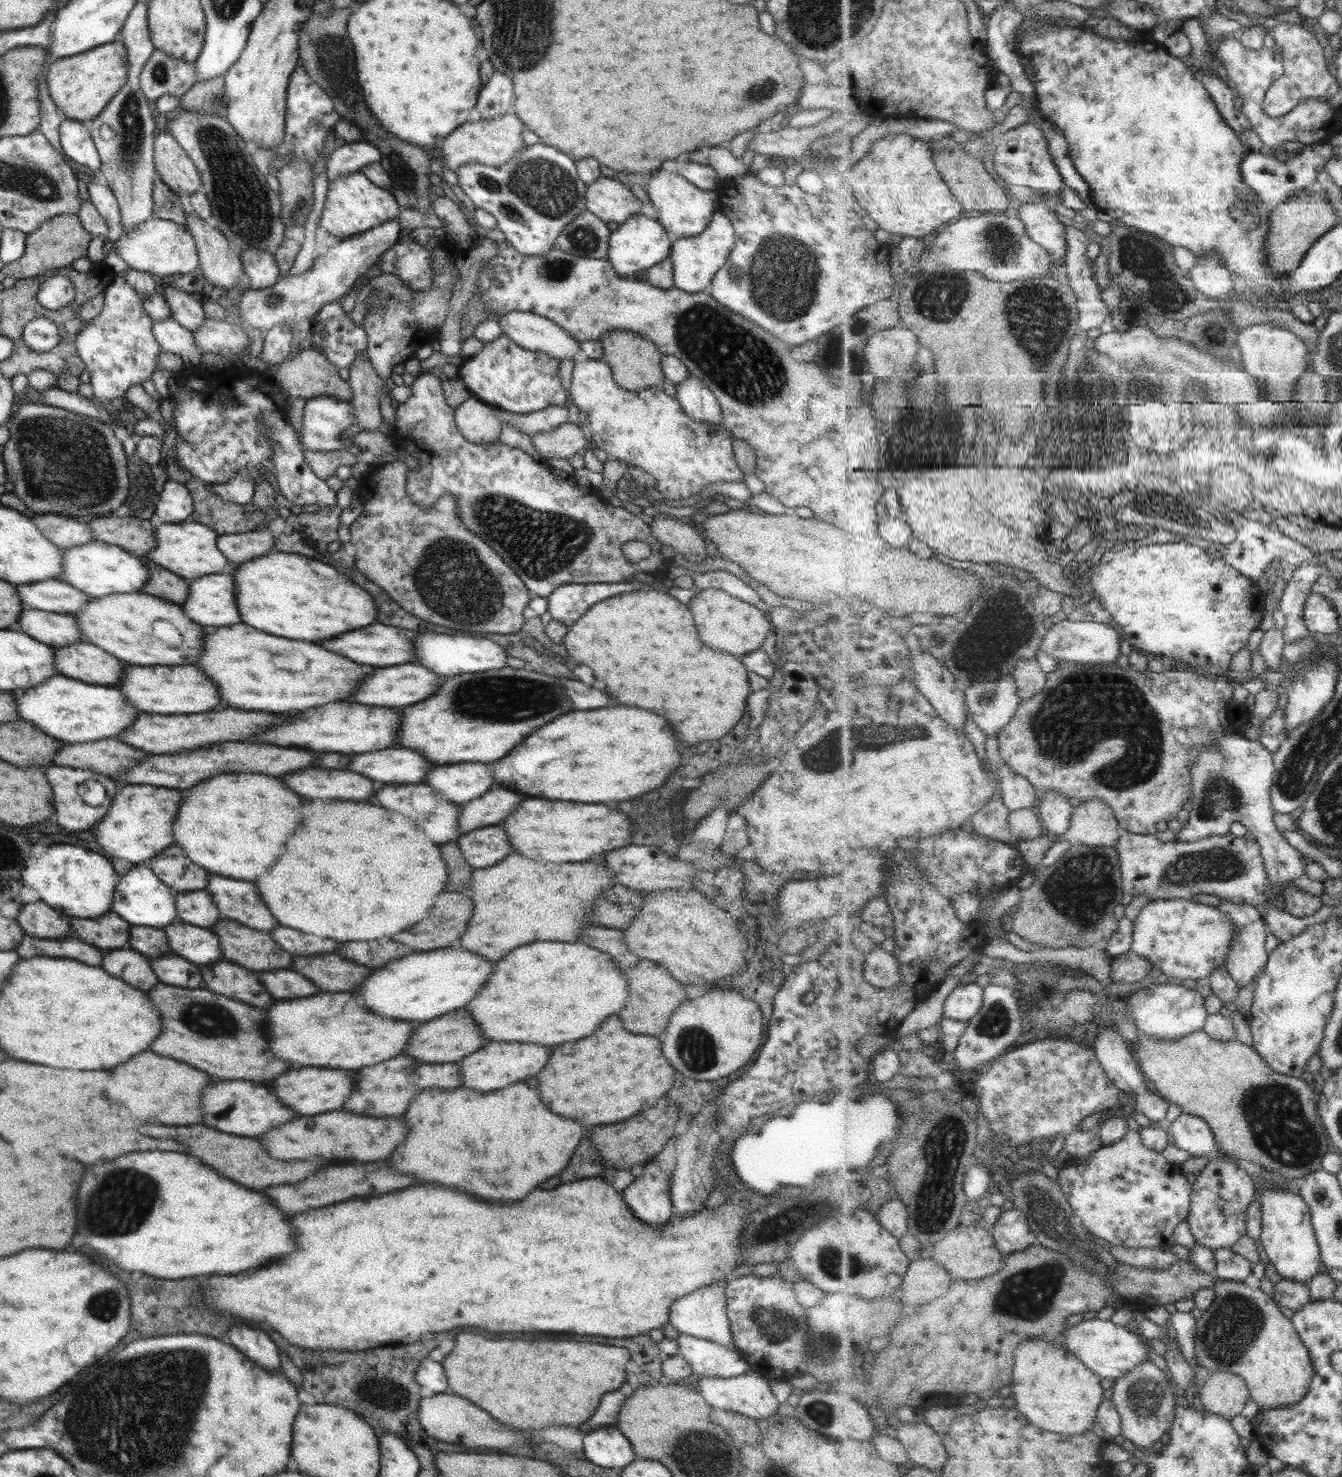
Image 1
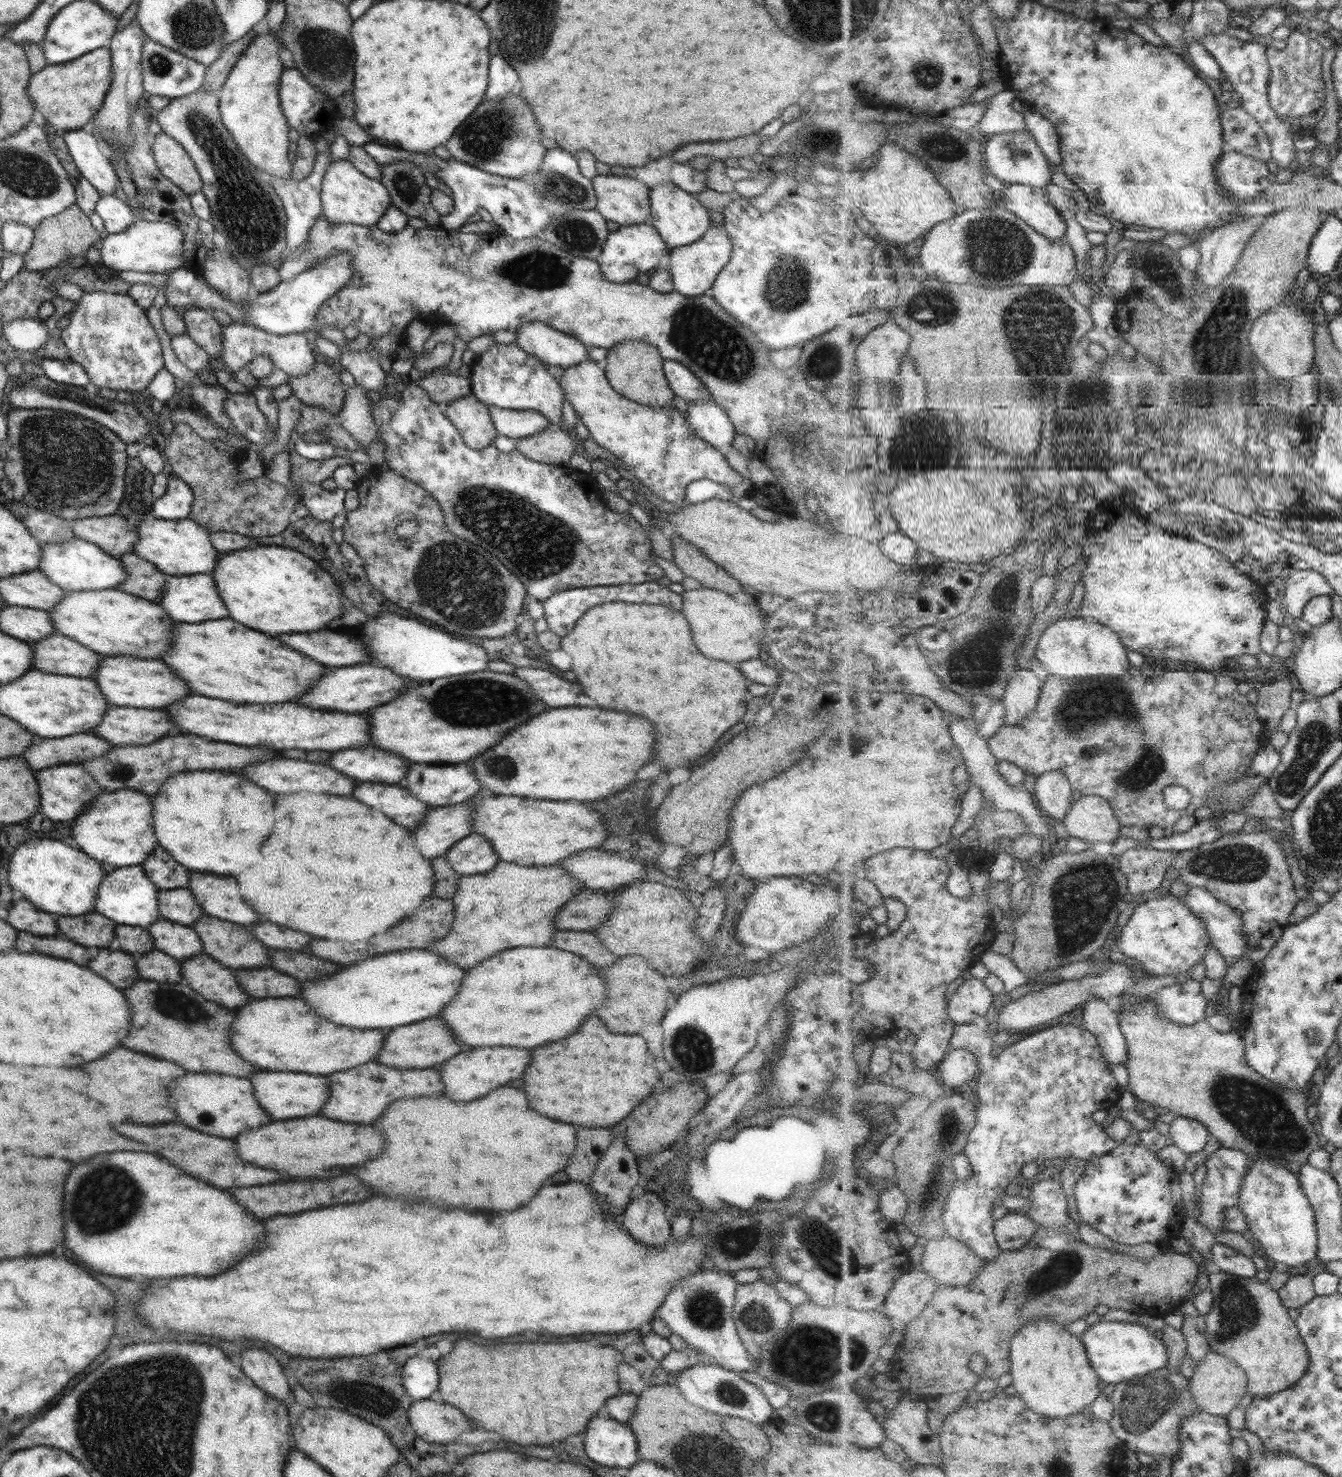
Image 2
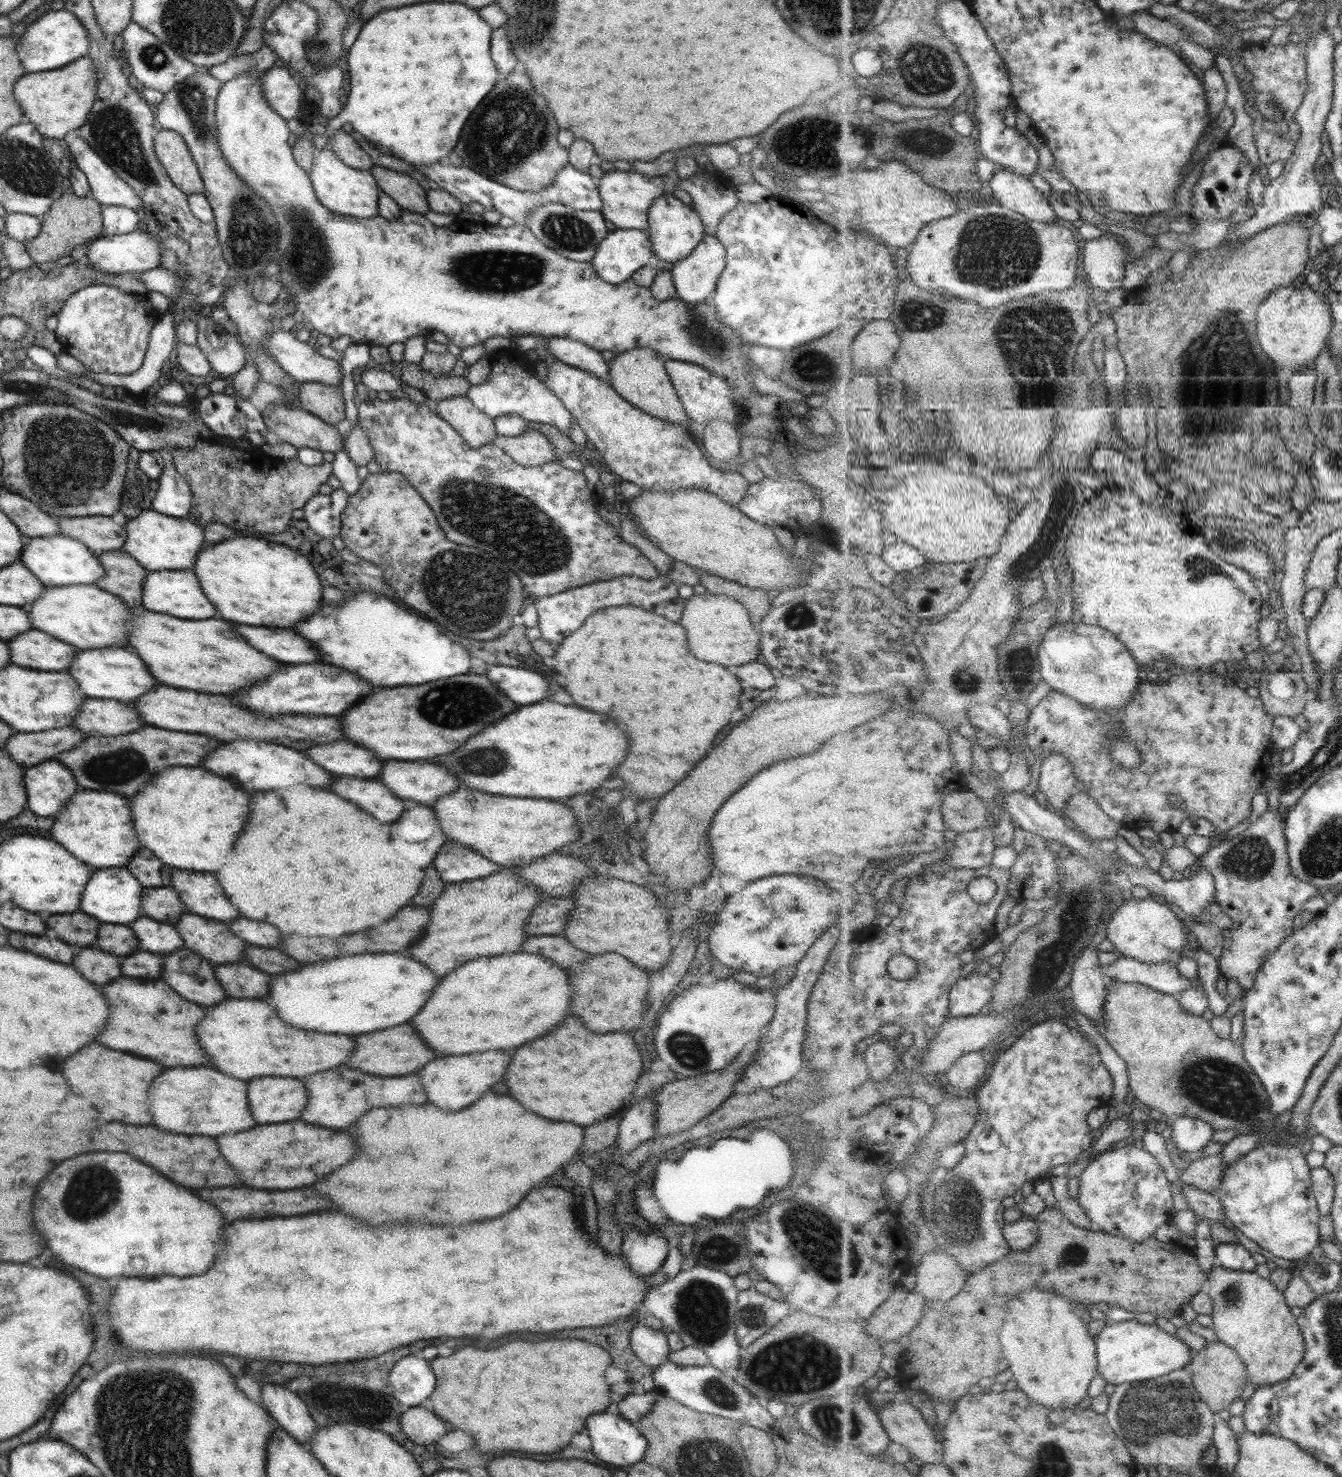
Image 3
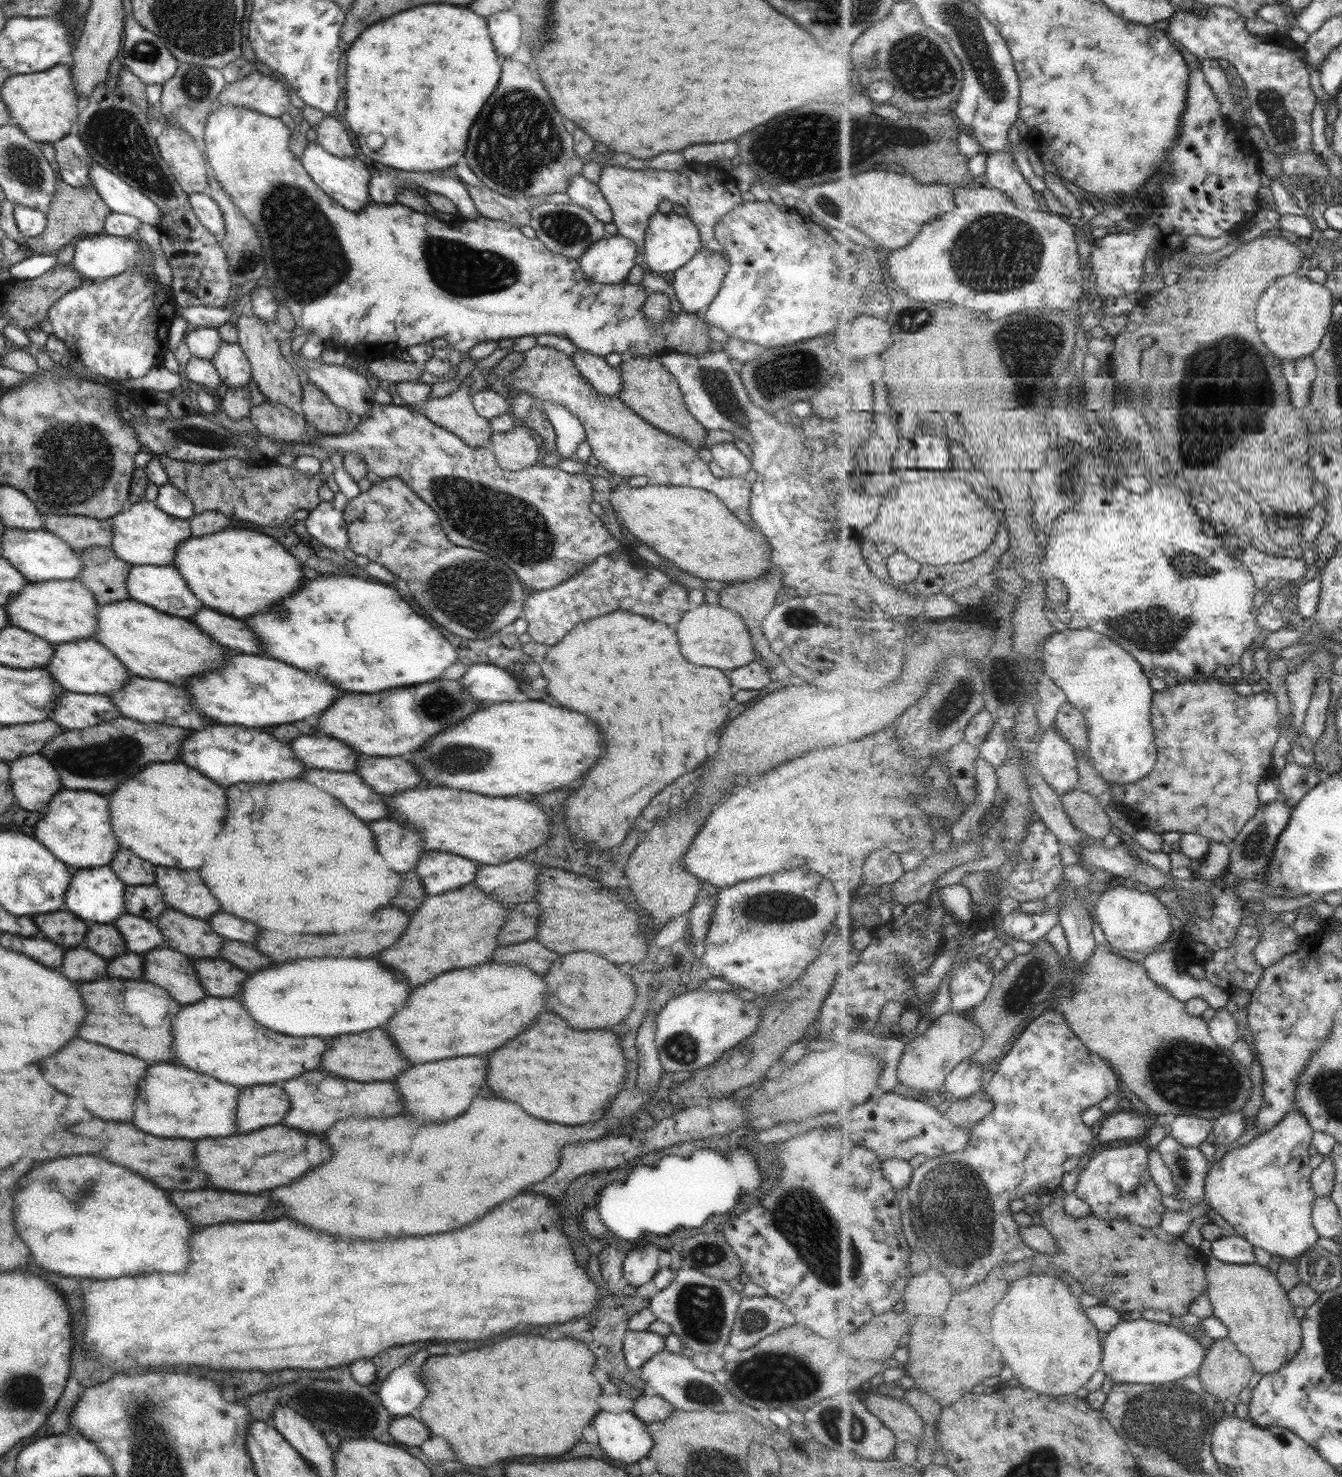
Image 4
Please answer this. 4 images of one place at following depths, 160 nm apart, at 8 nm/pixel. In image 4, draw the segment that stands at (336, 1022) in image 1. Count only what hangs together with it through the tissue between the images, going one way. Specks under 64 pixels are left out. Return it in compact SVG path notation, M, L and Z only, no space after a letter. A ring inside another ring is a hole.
M208 995L195 1004L183 1005L173 1019L171 1032L175 1038L172 1046L175 1058L171 1064L199 1070L239 1088L278 1084L279 1080L315 1070L328 1046L321 1038L292 1037L267 1030L253 1022L236 1000Z

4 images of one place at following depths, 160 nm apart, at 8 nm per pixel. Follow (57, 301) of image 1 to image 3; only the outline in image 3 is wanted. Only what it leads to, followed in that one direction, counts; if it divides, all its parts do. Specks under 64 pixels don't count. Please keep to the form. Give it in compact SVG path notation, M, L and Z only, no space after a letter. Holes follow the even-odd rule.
M94 284L68 296L56 317L54 335L63 353L78 360L87 371L126 375L141 366L151 327L161 314L150 306L145 296Z

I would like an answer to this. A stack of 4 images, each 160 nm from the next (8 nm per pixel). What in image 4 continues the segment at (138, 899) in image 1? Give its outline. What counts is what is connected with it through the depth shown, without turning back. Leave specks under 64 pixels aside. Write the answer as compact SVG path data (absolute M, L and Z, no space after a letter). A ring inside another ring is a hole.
M109 866L73 870L66 890L65 908L88 923L111 925L124 910L124 884Z

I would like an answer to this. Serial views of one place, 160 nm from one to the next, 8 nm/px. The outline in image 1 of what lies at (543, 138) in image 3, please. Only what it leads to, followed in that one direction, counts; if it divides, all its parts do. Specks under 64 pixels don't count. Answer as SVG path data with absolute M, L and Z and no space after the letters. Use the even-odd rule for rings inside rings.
M505 114L491 120L465 121L443 139L439 149L442 158L439 162L443 170L451 172L455 172L459 166L467 163L499 166L507 159L512 159L518 150L525 145L521 139L523 128L523 124L513 114Z

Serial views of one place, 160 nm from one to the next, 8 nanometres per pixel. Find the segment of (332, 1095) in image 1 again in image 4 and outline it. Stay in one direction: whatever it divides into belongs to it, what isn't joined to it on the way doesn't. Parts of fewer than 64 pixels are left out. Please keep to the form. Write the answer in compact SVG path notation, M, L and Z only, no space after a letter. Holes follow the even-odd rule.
M278 1084L241 1088L237 1097L237 1132L253 1132L281 1123L289 1110L289 1098Z

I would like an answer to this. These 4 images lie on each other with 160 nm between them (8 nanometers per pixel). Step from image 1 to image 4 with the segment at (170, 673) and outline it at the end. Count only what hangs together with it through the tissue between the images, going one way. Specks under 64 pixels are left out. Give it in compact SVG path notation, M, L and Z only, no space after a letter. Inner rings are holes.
M81 639L79 642L67 642L53 646L55 654L51 664L47 666L47 672L69 692L79 694L108 695L121 690L131 674L123 668L123 664L107 650L100 642L91 639Z

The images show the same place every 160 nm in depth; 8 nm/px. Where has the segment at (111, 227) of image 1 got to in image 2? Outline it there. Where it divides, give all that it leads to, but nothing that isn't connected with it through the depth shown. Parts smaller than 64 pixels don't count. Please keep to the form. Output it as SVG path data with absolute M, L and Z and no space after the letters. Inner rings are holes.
M101 193L94 211L103 222L104 235L123 232L135 220L128 205L114 194Z

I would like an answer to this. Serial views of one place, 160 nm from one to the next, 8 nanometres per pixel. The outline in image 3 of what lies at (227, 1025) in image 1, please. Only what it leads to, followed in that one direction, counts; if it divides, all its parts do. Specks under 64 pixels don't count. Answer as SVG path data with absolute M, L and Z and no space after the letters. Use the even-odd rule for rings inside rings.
M121 975L101 990L107 998L109 1020L97 1042L119 1052L135 1054L167 1068L205 1067L209 1060L198 1043L195 1029L206 1015L205 1008L179 997L163 981L141 980Z

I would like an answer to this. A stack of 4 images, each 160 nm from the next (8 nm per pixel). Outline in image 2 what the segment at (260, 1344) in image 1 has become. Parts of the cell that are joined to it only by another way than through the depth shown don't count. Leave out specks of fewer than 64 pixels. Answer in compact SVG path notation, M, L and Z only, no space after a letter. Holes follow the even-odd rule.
M259 1348L241 1350L241 1370L251 1378L263 1392L270 1394L276 1401L281 1401L289 1408L294 1403L292 1392L283 1374L281 1365Z

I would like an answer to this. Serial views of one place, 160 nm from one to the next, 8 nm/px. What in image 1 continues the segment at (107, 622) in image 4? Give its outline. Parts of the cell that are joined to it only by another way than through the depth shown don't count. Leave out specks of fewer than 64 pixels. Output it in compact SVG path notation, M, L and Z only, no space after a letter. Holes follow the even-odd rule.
M251 626L207 628L203 636L203 652L197 662L219 688L219 694L229 708L285 712L295 716L313 706L341 702L369 674L369 666L359 666L339 654L317 648L311 642L289 642L271 634L253 630Z

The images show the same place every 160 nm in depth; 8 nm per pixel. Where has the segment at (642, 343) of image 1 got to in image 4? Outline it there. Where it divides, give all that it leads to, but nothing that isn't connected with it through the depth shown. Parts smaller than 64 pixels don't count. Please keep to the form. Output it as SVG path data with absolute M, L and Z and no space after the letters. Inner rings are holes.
M632 357L617 369L622 380L617 398L625 406L665 434L687 441L693 449L705 448L706 430L686 411L675 377L665 370L657 357Z

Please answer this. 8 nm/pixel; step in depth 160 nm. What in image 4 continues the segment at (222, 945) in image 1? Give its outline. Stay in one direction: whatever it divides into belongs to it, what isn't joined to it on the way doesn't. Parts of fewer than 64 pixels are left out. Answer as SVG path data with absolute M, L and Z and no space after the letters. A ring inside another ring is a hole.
M167 908L153 922L163 935L164 946L171 950L192 959L219 958L224 939L215 934L206 920Z

